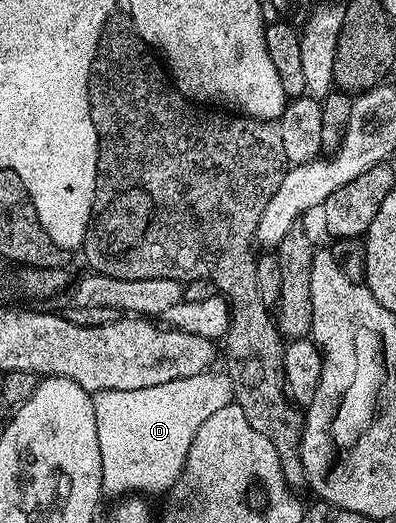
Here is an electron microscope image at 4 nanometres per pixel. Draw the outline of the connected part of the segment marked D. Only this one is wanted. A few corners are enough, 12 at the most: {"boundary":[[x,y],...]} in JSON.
{"boundary":[[224,372],[93,395],[107,495],[176,484]]}

